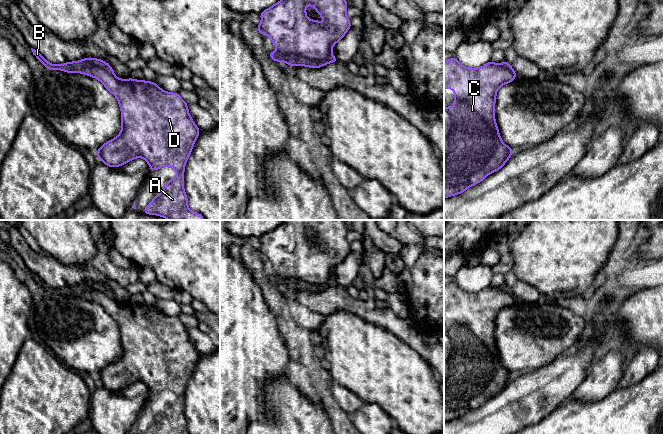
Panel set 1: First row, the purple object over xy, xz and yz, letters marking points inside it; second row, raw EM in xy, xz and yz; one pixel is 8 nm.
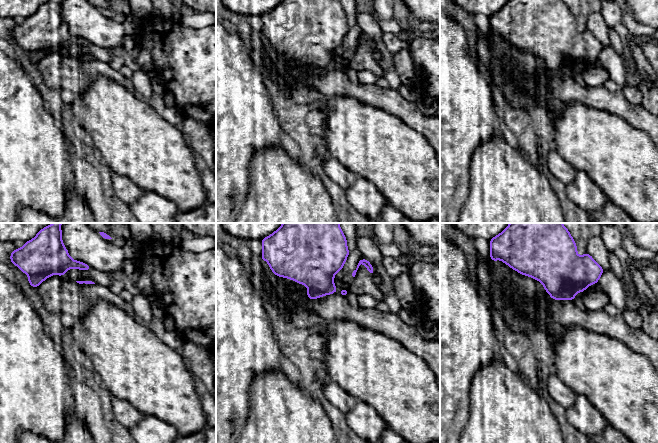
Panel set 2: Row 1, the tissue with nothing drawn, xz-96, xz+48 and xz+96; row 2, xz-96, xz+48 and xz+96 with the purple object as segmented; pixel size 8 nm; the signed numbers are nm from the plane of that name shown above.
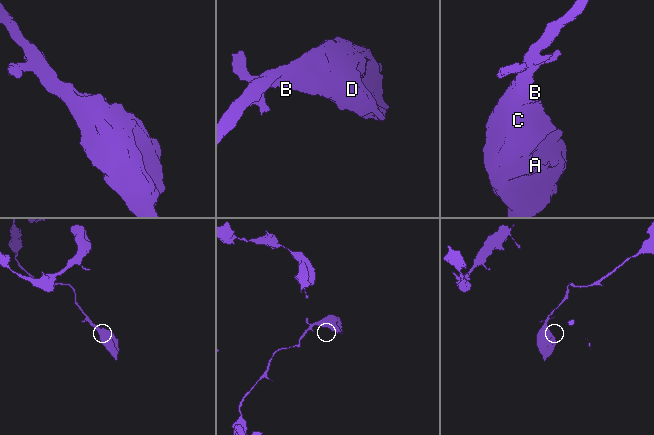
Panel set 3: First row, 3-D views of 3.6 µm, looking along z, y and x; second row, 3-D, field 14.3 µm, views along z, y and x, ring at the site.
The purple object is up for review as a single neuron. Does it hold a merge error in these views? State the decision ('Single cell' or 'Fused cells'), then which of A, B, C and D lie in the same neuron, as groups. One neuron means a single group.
Fused cells. Groups: A C D / B

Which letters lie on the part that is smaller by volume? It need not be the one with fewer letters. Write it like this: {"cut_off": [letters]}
{"cut_off": ["B"]}

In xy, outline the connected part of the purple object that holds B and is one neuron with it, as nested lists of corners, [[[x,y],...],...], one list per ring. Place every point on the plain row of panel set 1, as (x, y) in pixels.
[[[31,272],[31,274],[33,279],[48,293],[48,295],[61,294],[66,297],[81,297],[82,294],[88,290],[97,290],[115,299],[113,292],[107,286],[98,282],[83,282],[79,285],[65,286],[63,289],[51,288],[37,274],[33,272]]]

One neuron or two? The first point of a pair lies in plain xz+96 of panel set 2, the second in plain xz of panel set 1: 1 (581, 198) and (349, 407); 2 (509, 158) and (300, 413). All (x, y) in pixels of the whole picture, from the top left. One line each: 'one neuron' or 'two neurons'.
1: two neurons
2: one neuron

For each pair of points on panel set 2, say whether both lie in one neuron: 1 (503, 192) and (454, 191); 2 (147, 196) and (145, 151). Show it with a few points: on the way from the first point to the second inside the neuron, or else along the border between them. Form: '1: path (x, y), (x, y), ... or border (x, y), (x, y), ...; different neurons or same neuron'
1: border (469, 167), (469, 194), (460, 212); different neurons
2: border (143, 190), (155, 192), (169, 200); different neurons

